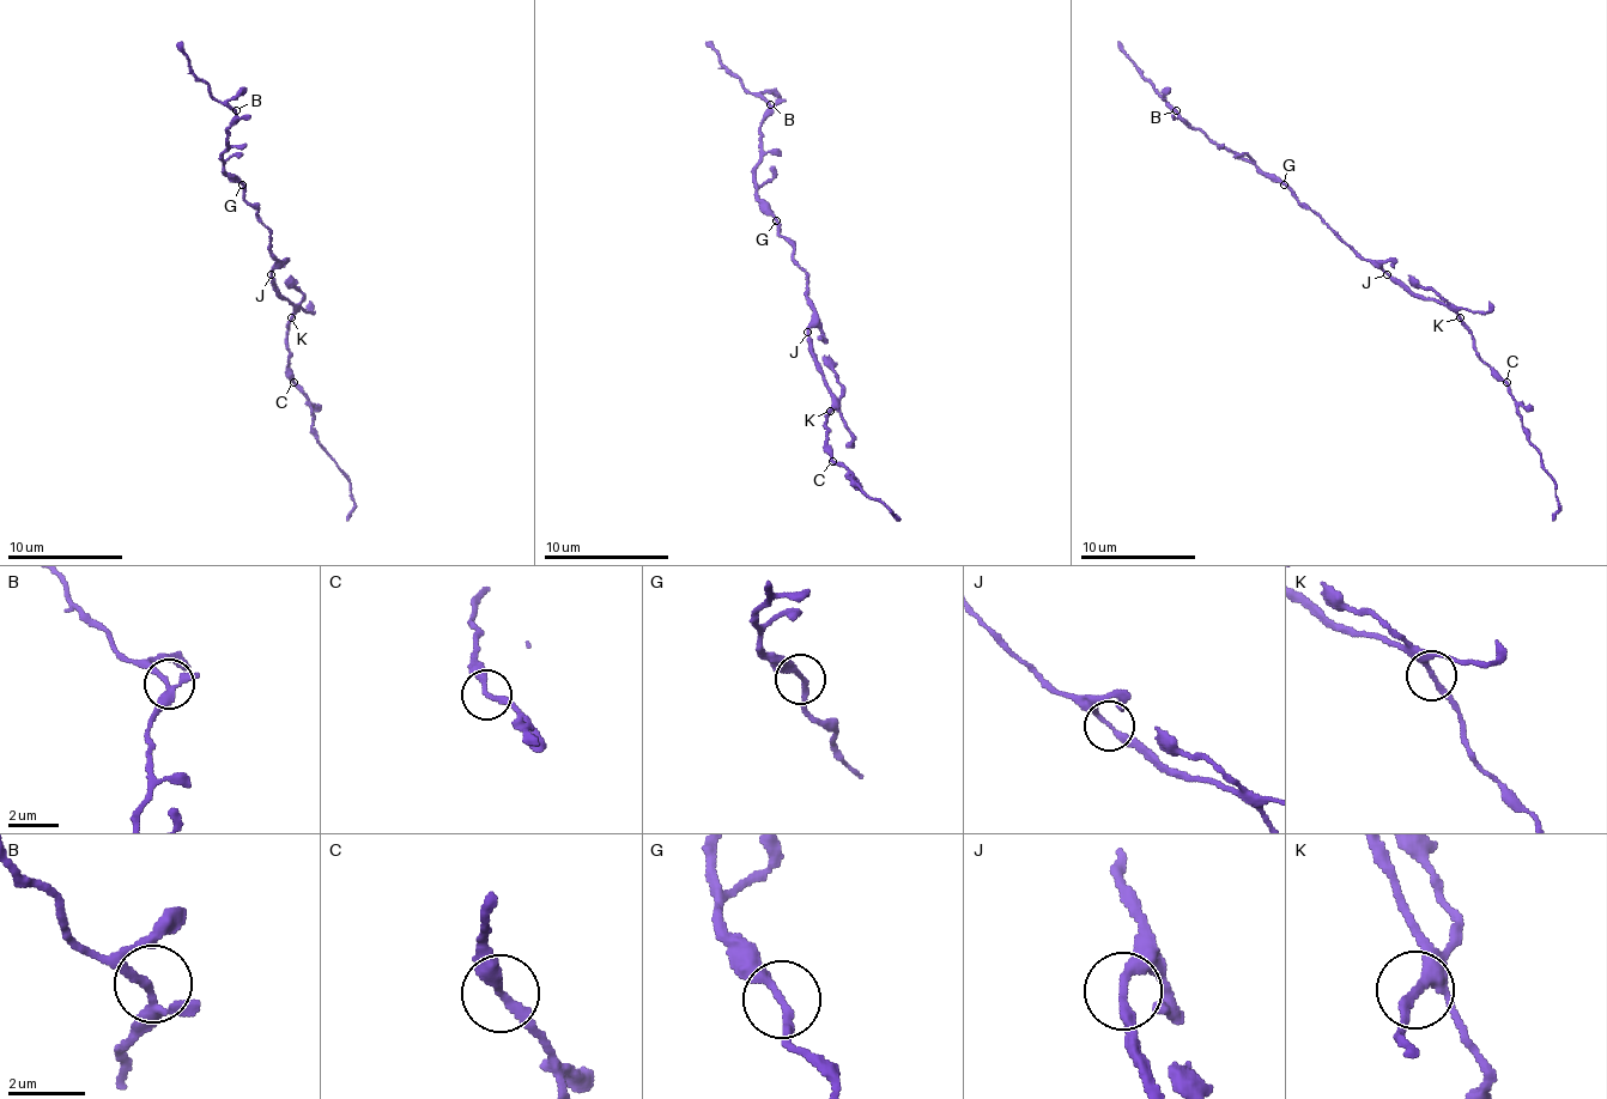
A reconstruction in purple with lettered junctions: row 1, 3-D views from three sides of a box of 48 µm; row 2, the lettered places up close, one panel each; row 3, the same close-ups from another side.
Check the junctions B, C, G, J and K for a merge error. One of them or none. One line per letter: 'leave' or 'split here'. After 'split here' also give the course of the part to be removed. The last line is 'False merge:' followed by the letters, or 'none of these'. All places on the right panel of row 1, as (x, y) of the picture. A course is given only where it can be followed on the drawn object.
B: leave
C: split here; foreign part runs (1505, 381), (1517, 401), (1526, 438), (1554, 483), (1557, 508), (1552, 520)
G: leave
J: leave
K: leave
False merge: C

